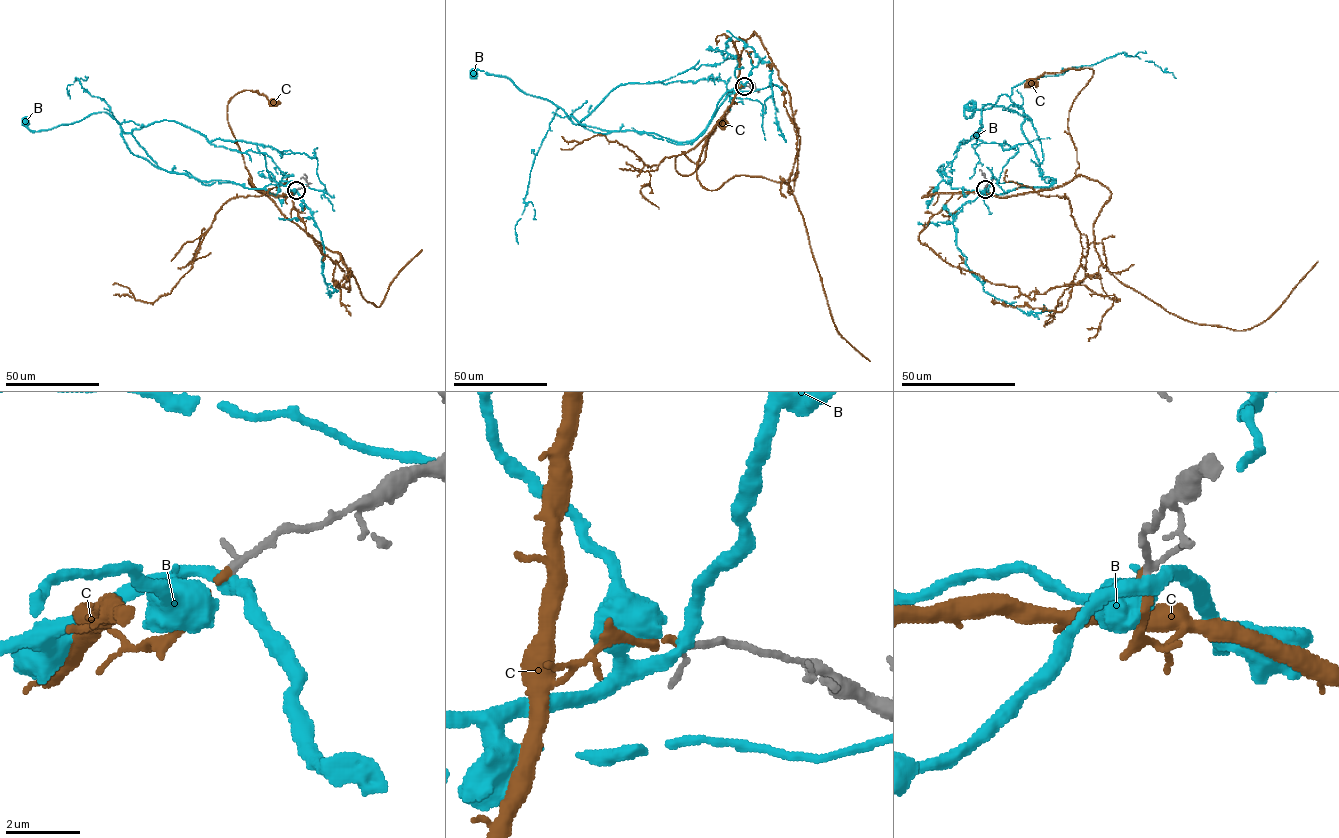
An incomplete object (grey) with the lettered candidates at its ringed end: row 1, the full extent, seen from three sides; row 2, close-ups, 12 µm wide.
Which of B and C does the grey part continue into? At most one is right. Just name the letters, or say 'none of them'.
C

